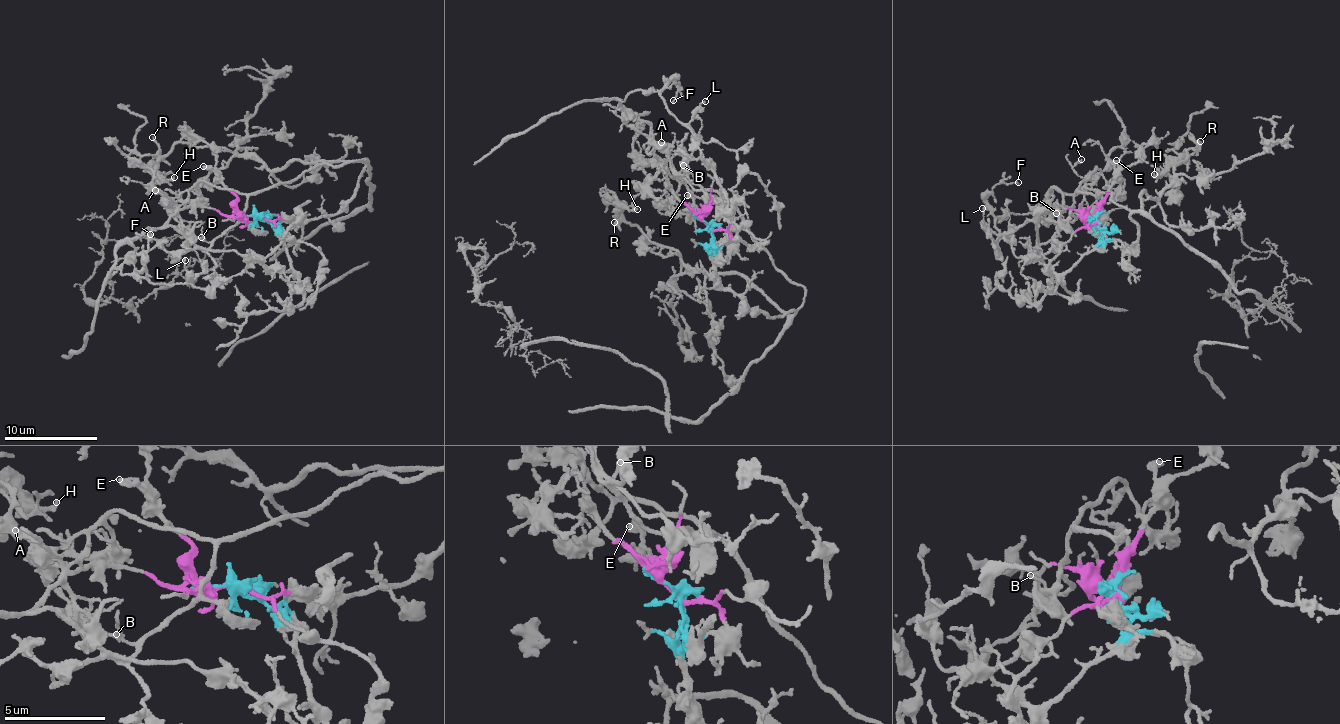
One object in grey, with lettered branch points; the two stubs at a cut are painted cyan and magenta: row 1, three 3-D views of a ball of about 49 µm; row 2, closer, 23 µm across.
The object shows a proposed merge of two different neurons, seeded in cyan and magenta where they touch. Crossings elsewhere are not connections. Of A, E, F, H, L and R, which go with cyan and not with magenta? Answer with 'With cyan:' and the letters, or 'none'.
With cyan: H, R

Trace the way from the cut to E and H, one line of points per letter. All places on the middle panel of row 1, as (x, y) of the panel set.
E: (705, 223), (688, 194)
H: (705, 223), (717, 279), (742, 303), (792, 315), (739, 275), (683, 266), (618, 214), (638, 208)

